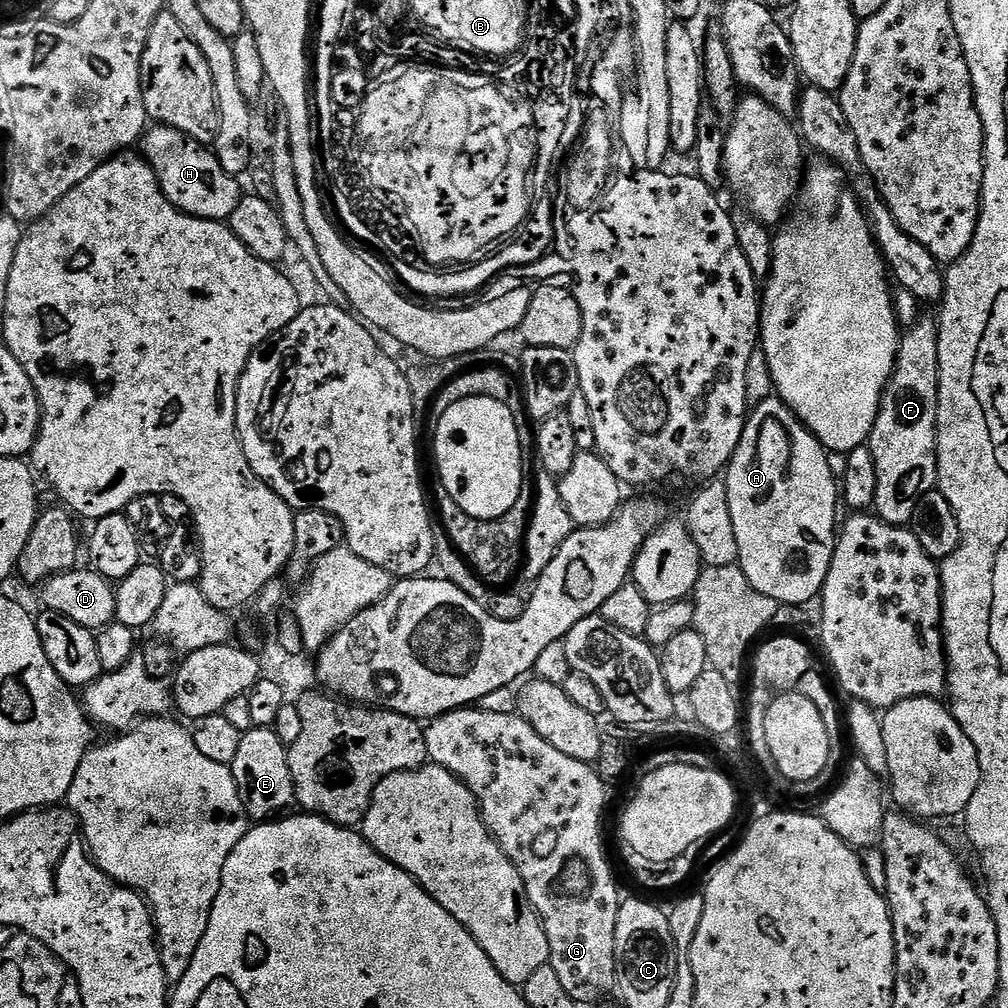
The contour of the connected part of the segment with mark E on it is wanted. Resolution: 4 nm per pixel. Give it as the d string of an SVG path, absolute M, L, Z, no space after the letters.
M253 727L243 733L238 742L238 754L230 767L249 821L268 822L283 813L280 812L283 808L293 807L296 791L290 774L288 748L272 728Z

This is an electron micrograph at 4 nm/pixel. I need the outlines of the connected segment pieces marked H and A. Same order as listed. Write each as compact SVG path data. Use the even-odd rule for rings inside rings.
M152 126L145 131L138 148L154 170L166 198L180 212L221 222L227 222L230 214L234 214L234 206L238 206L242 195L241 181L222 170L222 162L218 162L211 147L173 128Z
M773 394L761 404L751 409L750 415L745 419L742 438L734 450L731 462L728 463L726 475L723 477L724 485L730 498L730 519L734 521L734 535L738 537L738 567L750 578L750 586L758 590L758 594L766 594L766 598L774 598L777 605L781 604L802 604L811 605L812 599L819 597L824 591L826 574L830 570L832 555L836 549L836 538L838 535L838 520L836 524L836 500L838 504L838 476L832 473L828 449L818 442L818 438L797 418L784 404L779 396Z

